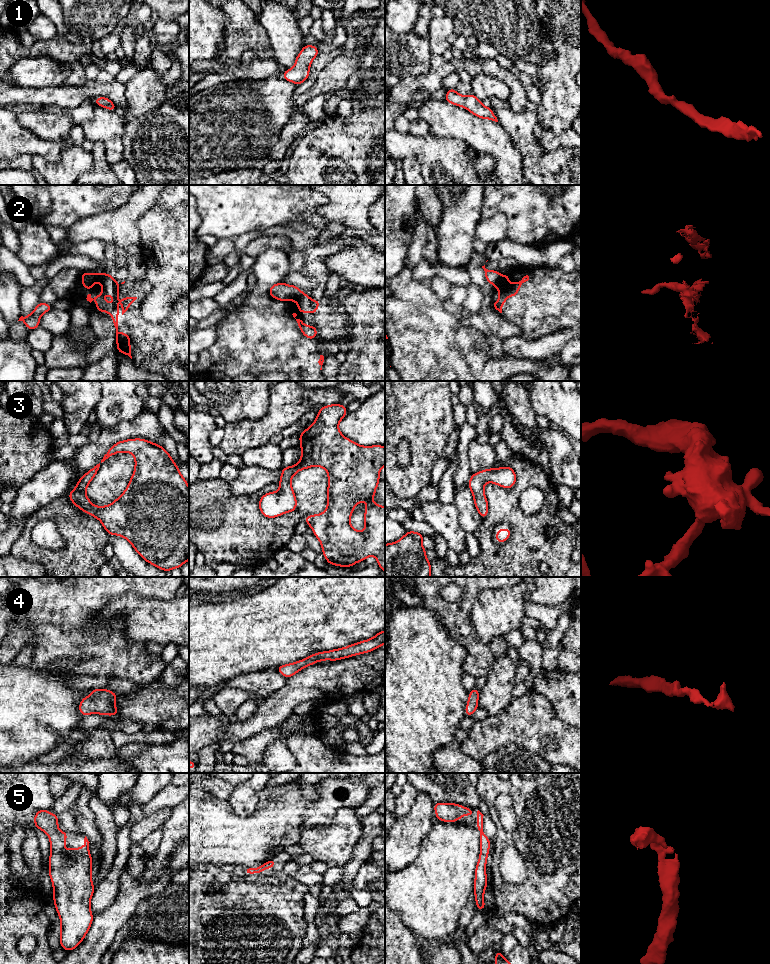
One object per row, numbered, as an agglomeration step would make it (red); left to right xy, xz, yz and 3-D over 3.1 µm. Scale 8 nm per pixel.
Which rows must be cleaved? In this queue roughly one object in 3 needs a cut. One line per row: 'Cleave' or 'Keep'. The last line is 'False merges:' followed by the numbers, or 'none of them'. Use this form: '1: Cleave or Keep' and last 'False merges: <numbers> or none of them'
1: Keep
2: Cleave
3: Keep
4: Keep
5: Keep
False merges: 2

